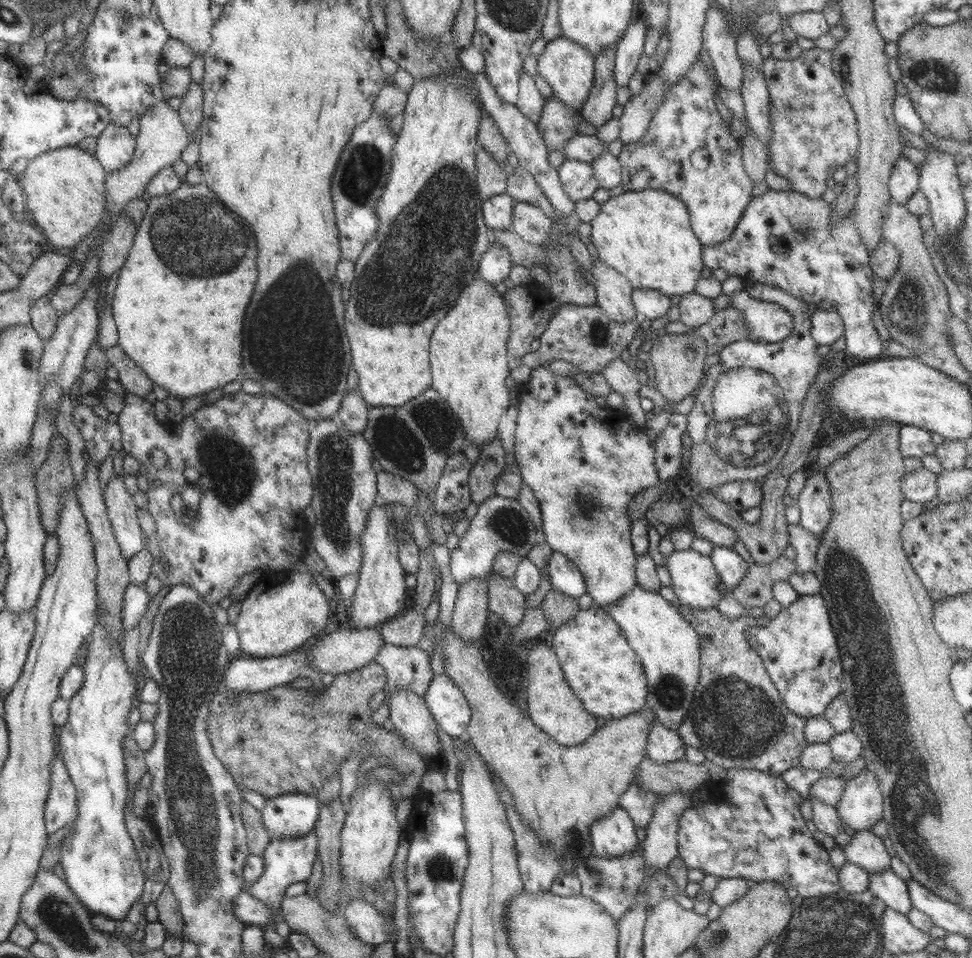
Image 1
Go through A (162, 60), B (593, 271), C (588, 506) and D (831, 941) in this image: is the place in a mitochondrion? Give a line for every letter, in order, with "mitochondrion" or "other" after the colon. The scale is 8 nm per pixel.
A: other
B: other
C: mitochondrion
D: mitochondrion

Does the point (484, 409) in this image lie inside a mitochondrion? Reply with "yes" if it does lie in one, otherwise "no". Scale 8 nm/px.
no

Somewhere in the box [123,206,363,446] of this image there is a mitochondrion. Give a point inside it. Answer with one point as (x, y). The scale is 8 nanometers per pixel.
(298, 288)

